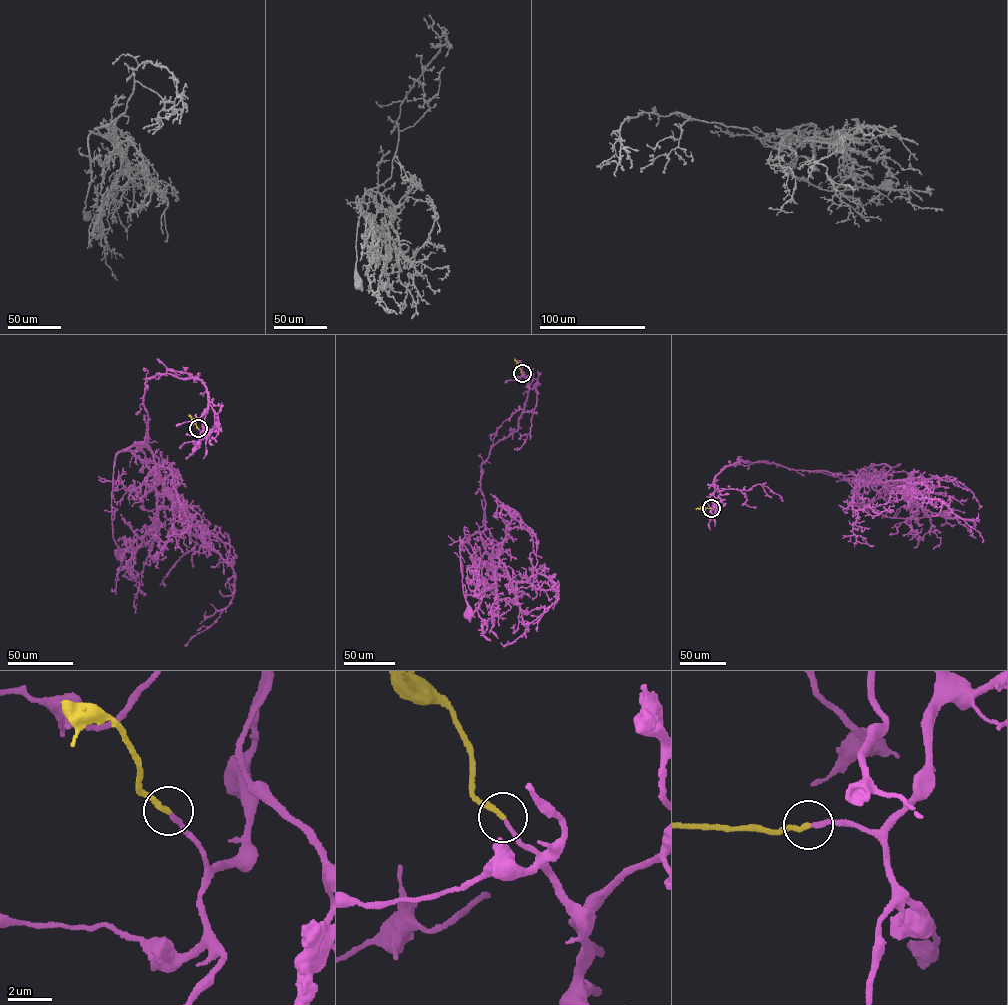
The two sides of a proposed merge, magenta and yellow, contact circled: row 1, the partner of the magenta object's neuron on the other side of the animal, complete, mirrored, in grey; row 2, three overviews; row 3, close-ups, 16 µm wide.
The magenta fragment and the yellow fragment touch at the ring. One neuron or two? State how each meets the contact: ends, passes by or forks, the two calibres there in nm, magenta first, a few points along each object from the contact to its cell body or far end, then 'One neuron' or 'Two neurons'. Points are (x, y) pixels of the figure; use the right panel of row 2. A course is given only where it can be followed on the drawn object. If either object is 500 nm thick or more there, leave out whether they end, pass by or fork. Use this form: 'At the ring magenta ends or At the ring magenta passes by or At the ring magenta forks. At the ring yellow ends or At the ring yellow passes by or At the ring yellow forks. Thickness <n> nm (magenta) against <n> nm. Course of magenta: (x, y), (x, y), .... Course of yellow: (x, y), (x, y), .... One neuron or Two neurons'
At the ring magenta ends. At the ring yellow ends. Thickness 200 nm (magenta) against 240 nm. Course of magenta: (712, 508), (715, 475), (740, 460), (862, 480), (875, 475), (861, 479), (857, 494), (878, 514), (946, 515). Course of yellow: (712, 508), (695, 509). One neuron

